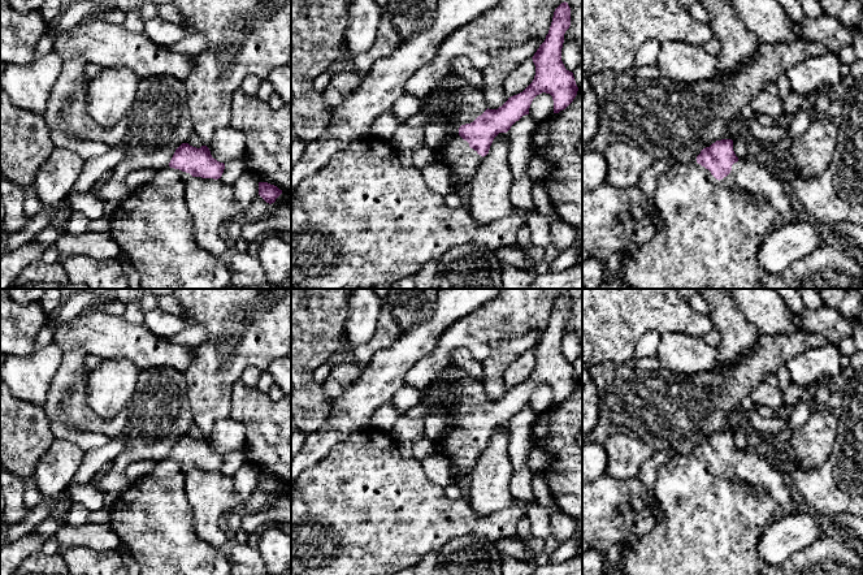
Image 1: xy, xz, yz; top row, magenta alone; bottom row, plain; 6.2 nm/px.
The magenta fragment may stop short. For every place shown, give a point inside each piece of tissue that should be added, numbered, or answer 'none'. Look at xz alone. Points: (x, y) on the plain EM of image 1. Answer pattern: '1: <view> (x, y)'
1: xz (463, 453)

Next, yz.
1: yz (712, 522)

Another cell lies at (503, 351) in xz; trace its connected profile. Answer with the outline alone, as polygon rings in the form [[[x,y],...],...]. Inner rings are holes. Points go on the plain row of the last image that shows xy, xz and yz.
[[[528,329],[520,337],[498,340],[490,345],[490,354],[482,362],[483,389],[489,401],[498,401],[508,392],[503,379],[507,367],[522,353],[533,349],[539,337],[535,329]]]

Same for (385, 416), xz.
[[[391,402],[385,403],[373,412],[370,428],[389,433],[394,424],[403,416],[406,414],[399,412]]]

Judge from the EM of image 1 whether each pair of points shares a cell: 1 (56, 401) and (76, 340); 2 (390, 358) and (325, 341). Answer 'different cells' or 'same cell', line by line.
1: different cells
2: different cells

